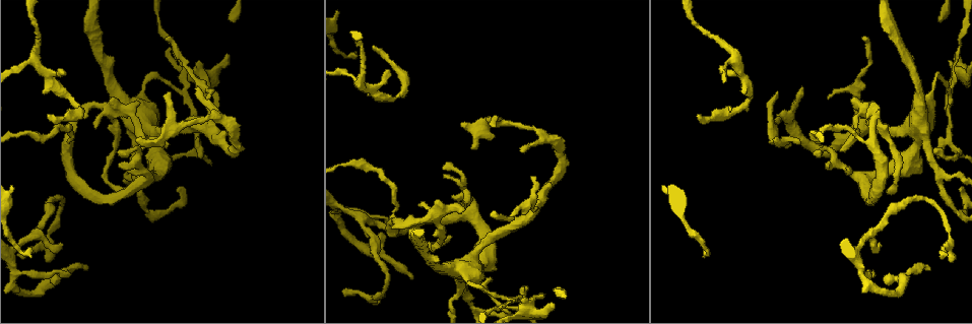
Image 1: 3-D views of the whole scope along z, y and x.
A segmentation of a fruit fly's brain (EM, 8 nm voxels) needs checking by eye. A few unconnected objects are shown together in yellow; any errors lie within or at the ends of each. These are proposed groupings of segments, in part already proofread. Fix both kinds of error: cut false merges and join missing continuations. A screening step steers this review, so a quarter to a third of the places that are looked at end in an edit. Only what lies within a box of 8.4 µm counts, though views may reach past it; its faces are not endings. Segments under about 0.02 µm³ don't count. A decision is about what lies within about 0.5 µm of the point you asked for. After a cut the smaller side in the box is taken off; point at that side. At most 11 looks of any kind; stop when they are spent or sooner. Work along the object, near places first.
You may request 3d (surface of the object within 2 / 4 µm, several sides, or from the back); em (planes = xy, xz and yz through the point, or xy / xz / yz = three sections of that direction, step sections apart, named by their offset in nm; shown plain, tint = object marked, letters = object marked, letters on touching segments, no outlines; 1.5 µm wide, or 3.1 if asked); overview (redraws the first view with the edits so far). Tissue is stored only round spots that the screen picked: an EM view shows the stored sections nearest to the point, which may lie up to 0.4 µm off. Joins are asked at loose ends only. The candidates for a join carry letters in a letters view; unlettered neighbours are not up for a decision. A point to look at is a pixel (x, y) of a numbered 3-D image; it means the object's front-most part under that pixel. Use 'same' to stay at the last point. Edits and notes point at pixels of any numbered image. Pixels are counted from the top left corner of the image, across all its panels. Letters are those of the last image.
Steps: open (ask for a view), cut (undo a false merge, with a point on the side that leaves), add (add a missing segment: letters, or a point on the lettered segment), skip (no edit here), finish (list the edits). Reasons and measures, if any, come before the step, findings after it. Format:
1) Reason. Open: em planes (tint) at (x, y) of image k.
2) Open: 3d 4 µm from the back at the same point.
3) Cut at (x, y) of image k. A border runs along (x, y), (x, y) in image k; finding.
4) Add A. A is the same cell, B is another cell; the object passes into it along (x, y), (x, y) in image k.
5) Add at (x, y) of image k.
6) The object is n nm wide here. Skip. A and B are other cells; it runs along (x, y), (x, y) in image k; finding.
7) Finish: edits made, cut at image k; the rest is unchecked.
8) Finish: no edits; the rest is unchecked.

Free end. Open: 3d 2 µm at (531, 177) of image 1.

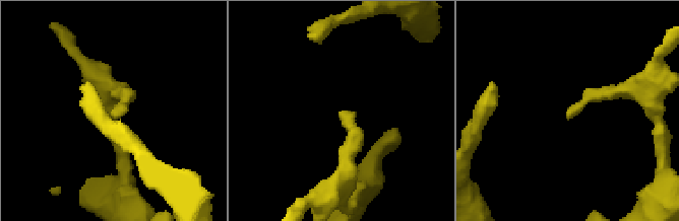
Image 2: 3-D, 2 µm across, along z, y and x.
Now the EM. Open: em planes (tint) at (567, 115) of image 2.

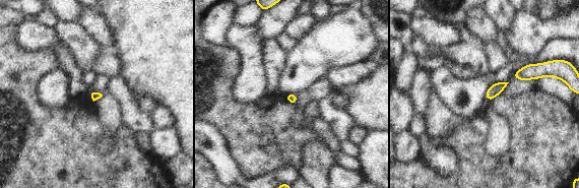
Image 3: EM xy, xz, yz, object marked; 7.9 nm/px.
What lies round it. Open: em planes (letters) at the same point.

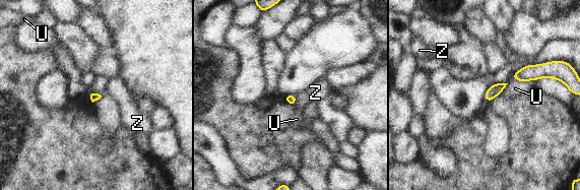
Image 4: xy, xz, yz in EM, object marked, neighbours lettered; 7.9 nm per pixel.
Skip. U and Z are other cells; a border runs along (539, 78), (512, 80) in image 4; none of them fits.

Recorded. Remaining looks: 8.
Abrupt turn. Open: 3d 2 µm at (949, 90) of image 1.

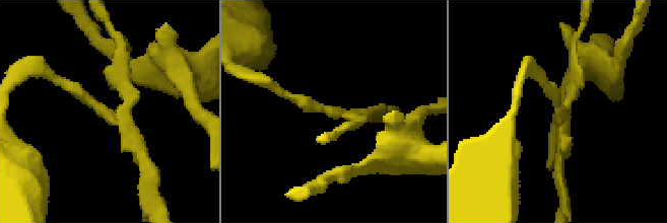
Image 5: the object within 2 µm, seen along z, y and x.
3 arms meet here; shape alone is not enough. Open: em planes (letters) at (110, 111) of image 5.

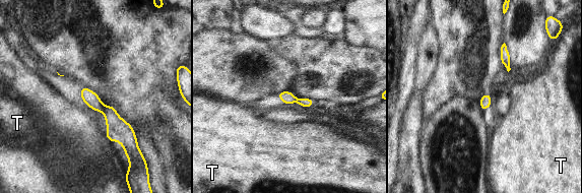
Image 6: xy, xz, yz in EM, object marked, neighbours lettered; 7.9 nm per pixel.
Cut at (118, 129) of image 6. T is another cell; a border runs along (104, 107), (102, 111) in image 6; a second cell is stuck on.

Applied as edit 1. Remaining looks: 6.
Redraw. Open: overview.

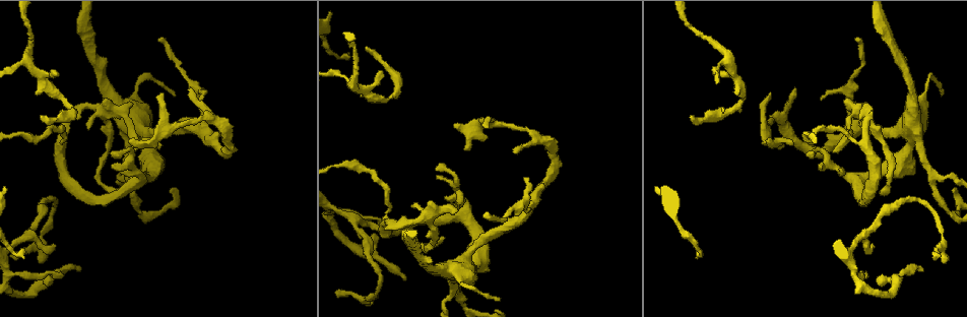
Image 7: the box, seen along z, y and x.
Branch stops here. Open: 3d 2 µm at (870, 248) of image 7.

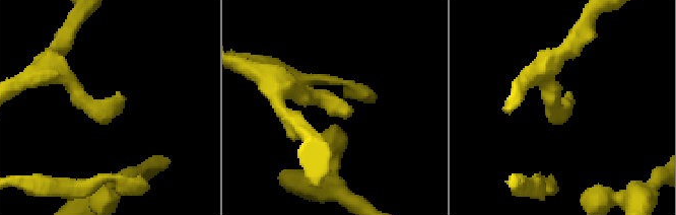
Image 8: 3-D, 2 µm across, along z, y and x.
Open: em planes (letters) at (570, 112) of image 8.

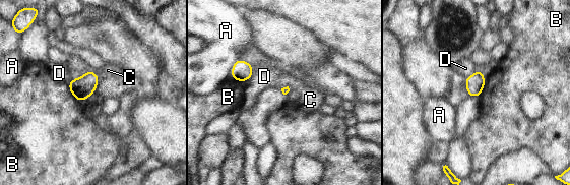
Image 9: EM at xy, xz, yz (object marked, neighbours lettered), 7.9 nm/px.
The longest contact is with B, 190 nm. Skip. A, B, C and D are other cells; a border runs along (67, 84), (71, 94), (83, 101) in image 9; no lettered segment goes on from it.

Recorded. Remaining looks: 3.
Finish: edits made, cut at image 6; the rest is unchecked.

